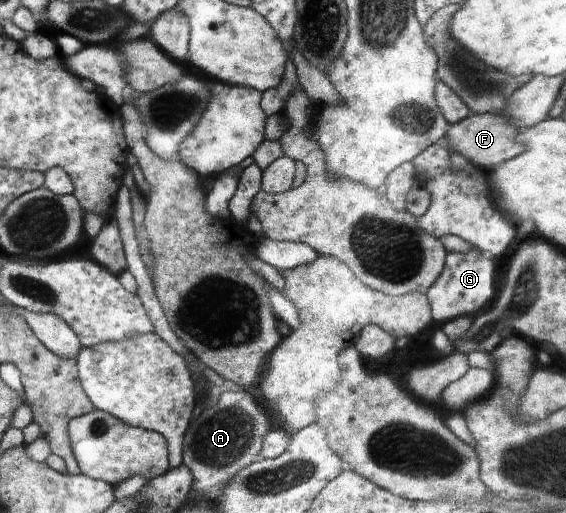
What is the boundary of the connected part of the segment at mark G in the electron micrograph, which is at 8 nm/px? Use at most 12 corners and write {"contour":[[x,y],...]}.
{"contour":[[450,252],[445,278],[427,290],[442,325],[491,300],[493,261]]}

